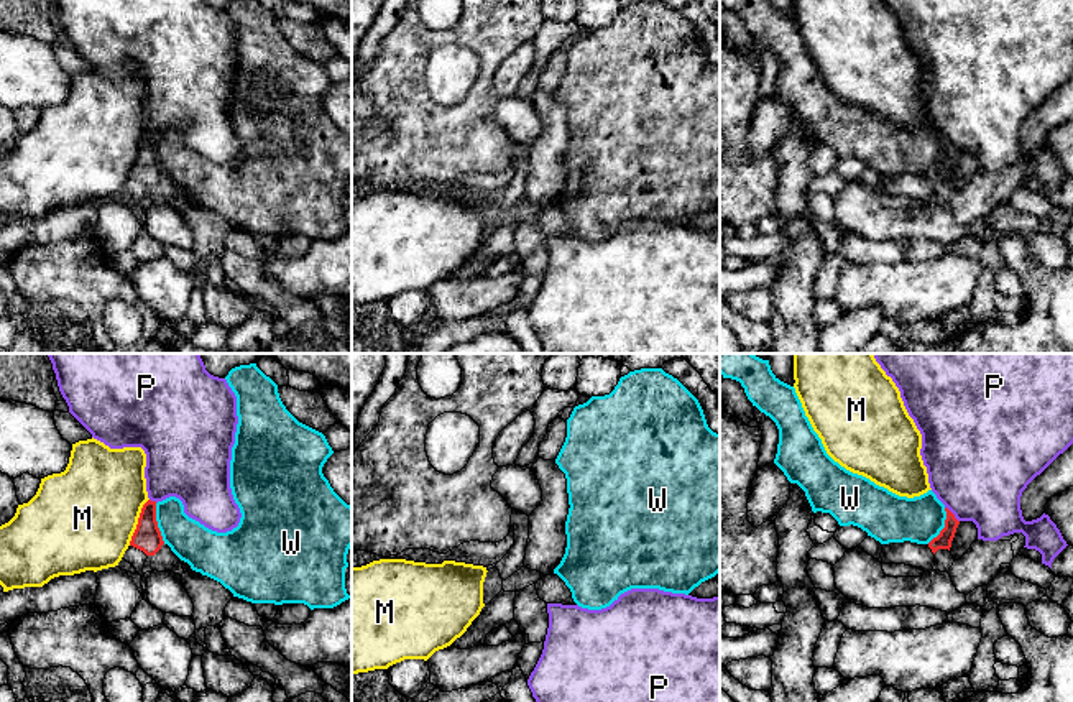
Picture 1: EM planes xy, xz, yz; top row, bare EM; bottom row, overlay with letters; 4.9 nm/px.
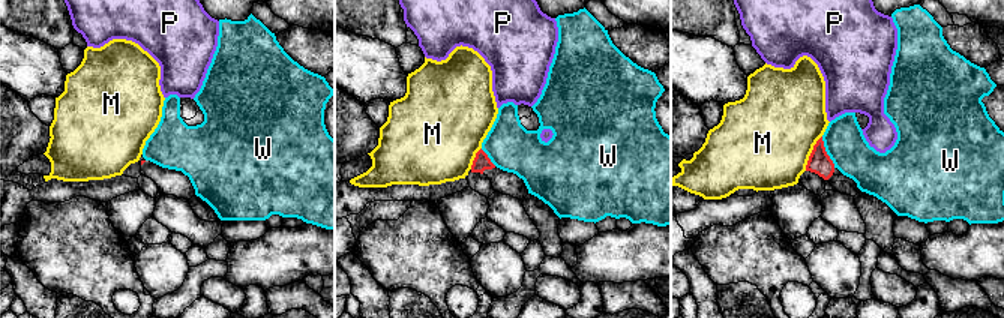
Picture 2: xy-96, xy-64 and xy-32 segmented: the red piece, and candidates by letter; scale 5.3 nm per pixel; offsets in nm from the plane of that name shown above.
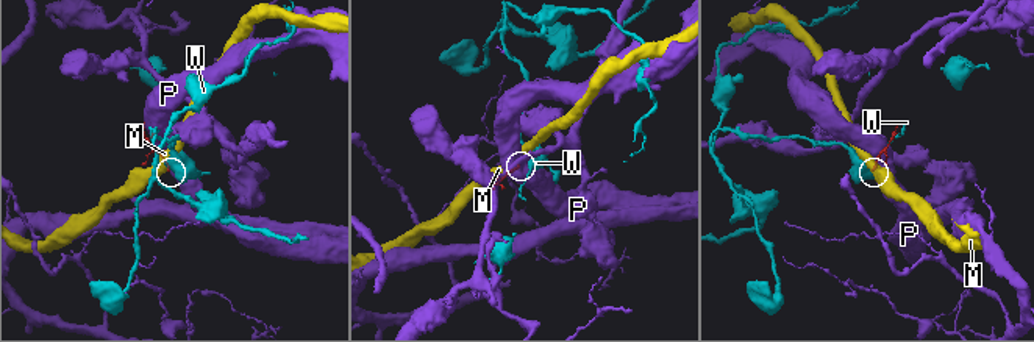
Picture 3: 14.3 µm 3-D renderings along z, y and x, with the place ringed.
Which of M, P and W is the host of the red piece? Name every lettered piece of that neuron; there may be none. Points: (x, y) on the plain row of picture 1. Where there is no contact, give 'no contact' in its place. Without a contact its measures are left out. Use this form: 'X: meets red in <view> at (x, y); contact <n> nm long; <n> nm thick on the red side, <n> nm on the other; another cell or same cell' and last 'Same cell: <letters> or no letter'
M: meets red in xy at (138, 153); contact 260 nm long; 140 nm thick on the red side, 480 nm on the other; another cell
P: meets red in yz at (953, 147); contact 100 nm long; 80 nm thick on the red side, 480 nm on the other; another cell
W: meets red in xy at (156, 155); contact 200 nm long; 140 nm thick on the red side, 200 nm on the other; another cell
Same cell: no letter

